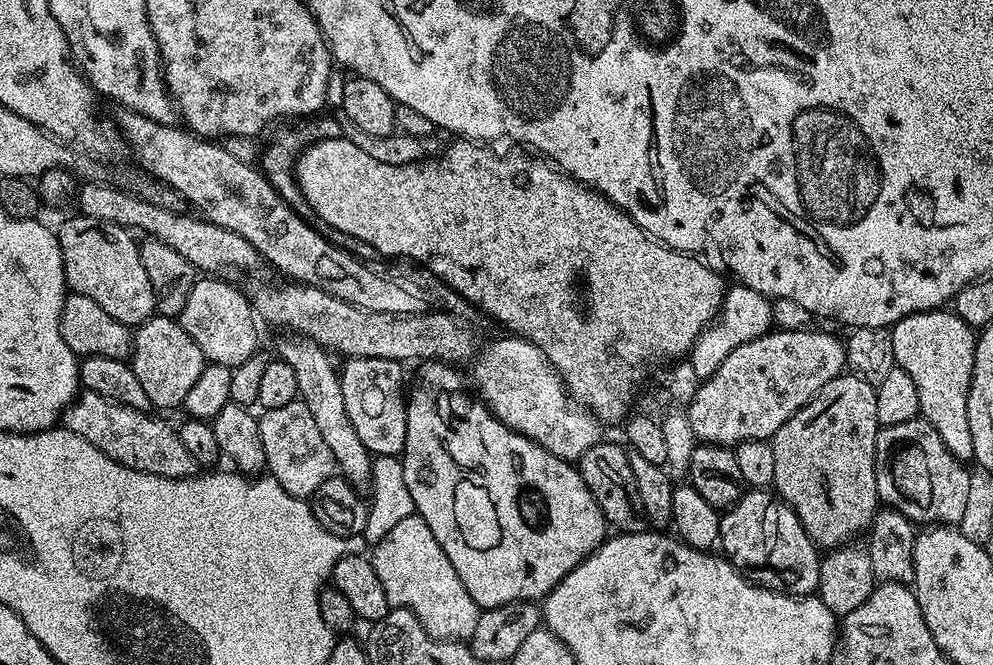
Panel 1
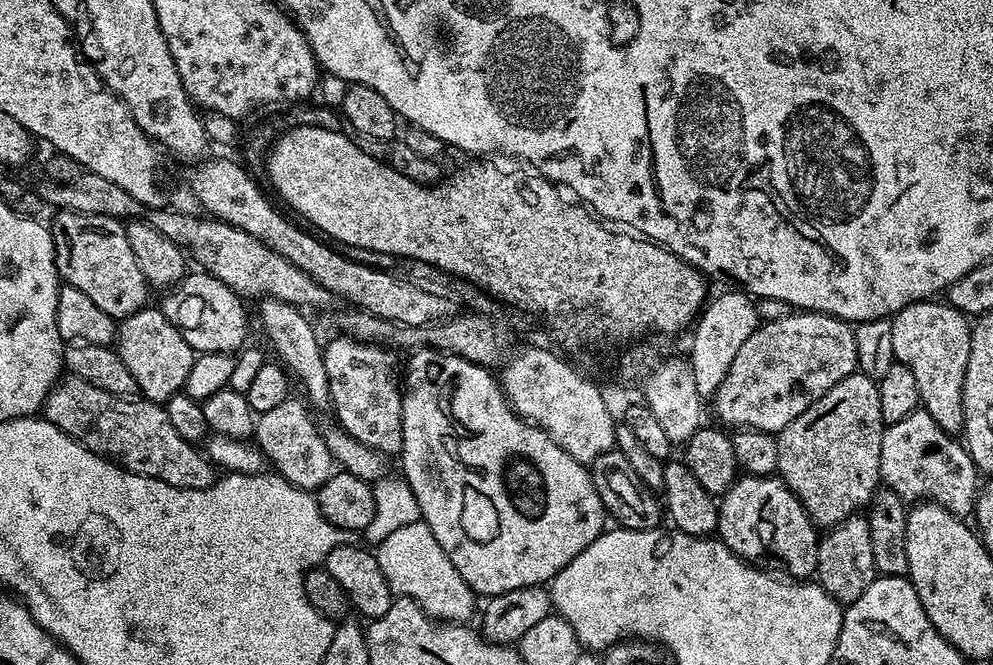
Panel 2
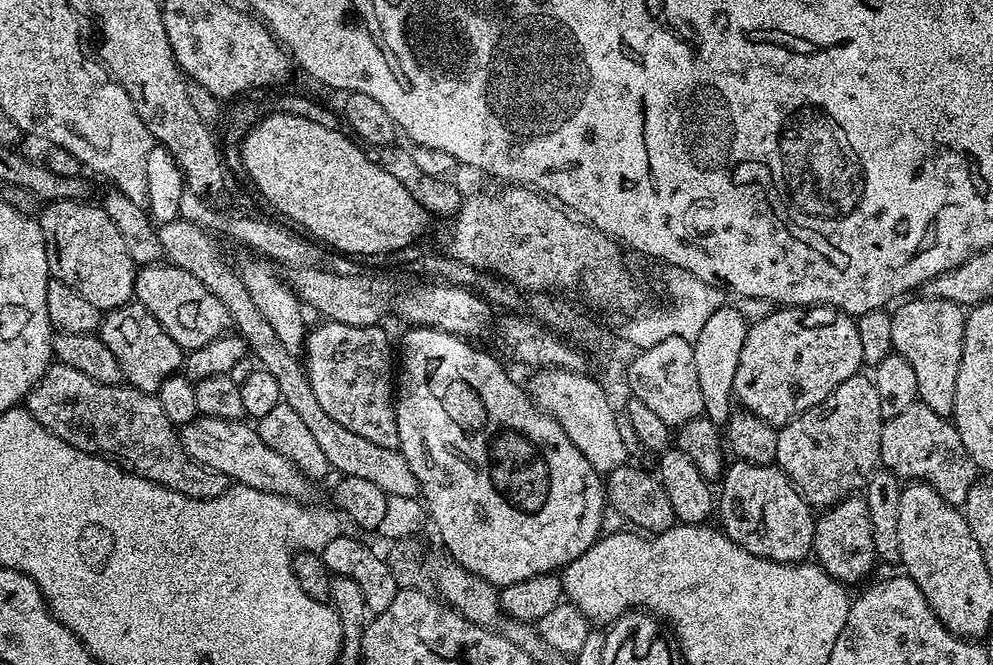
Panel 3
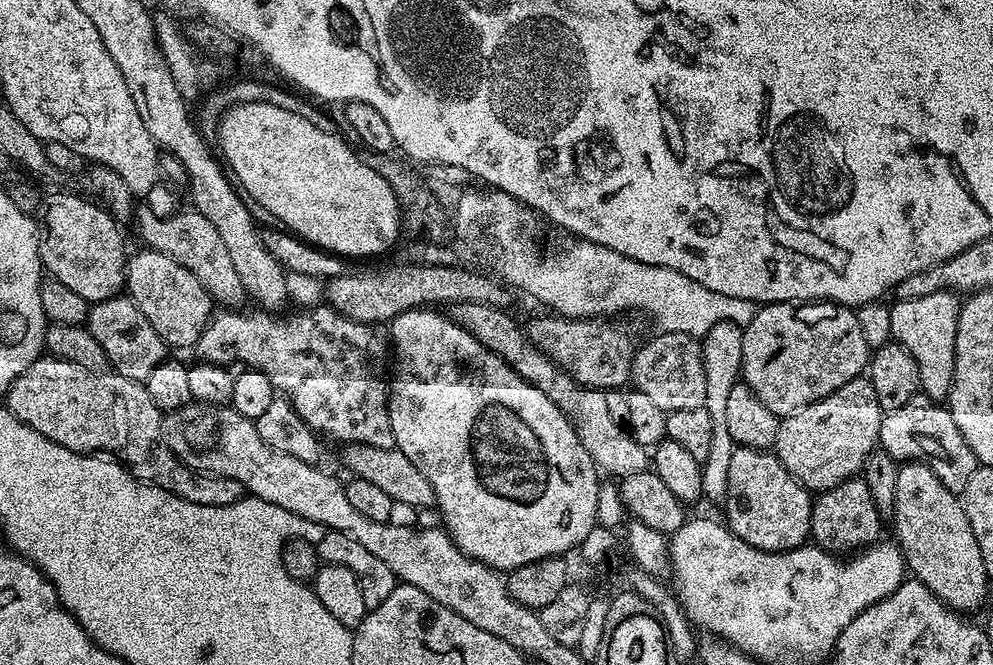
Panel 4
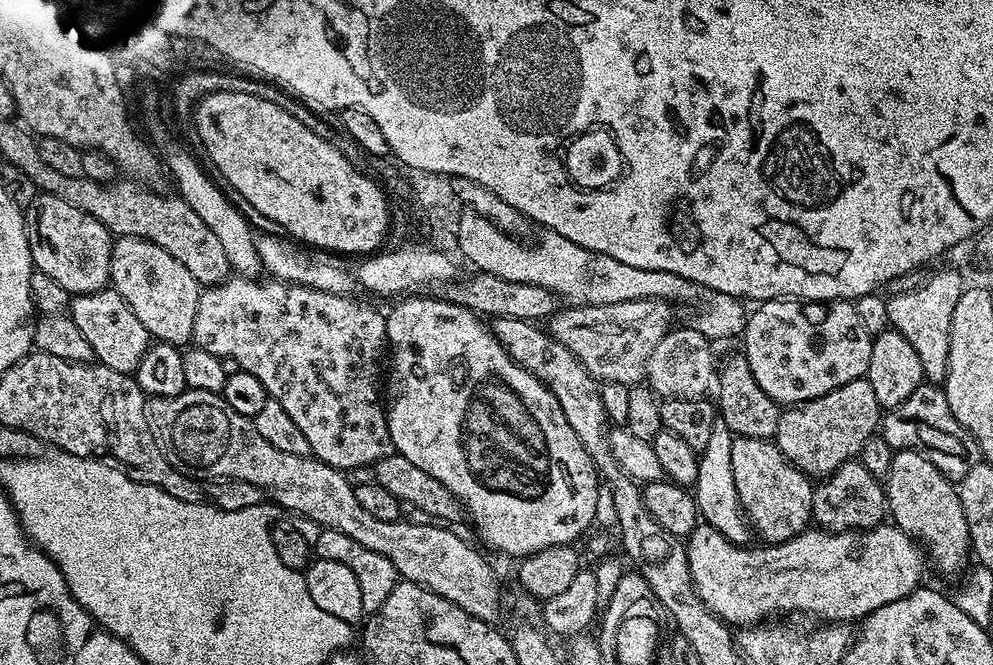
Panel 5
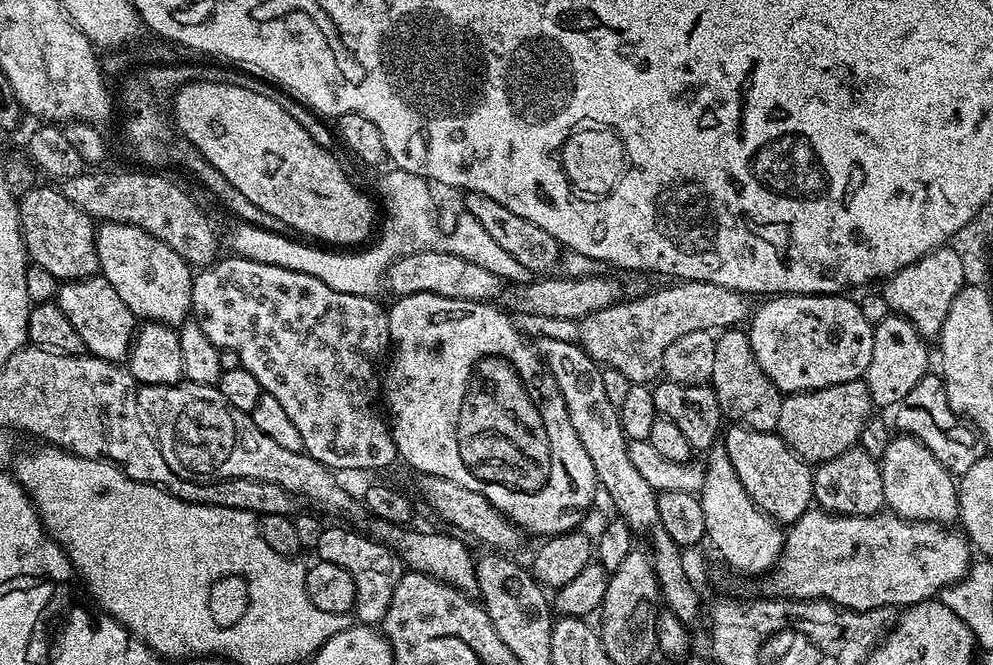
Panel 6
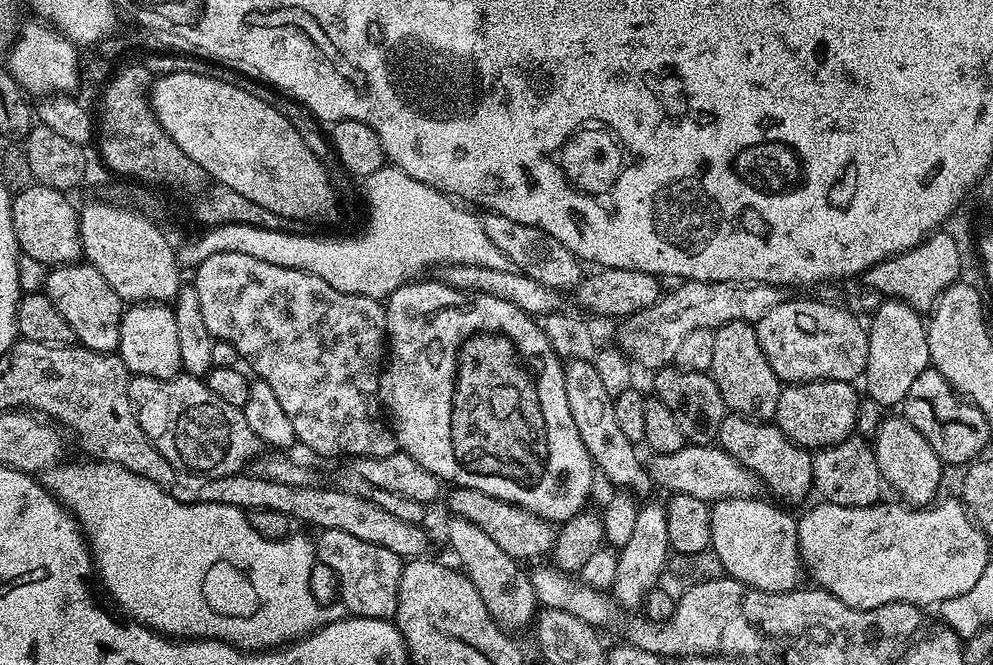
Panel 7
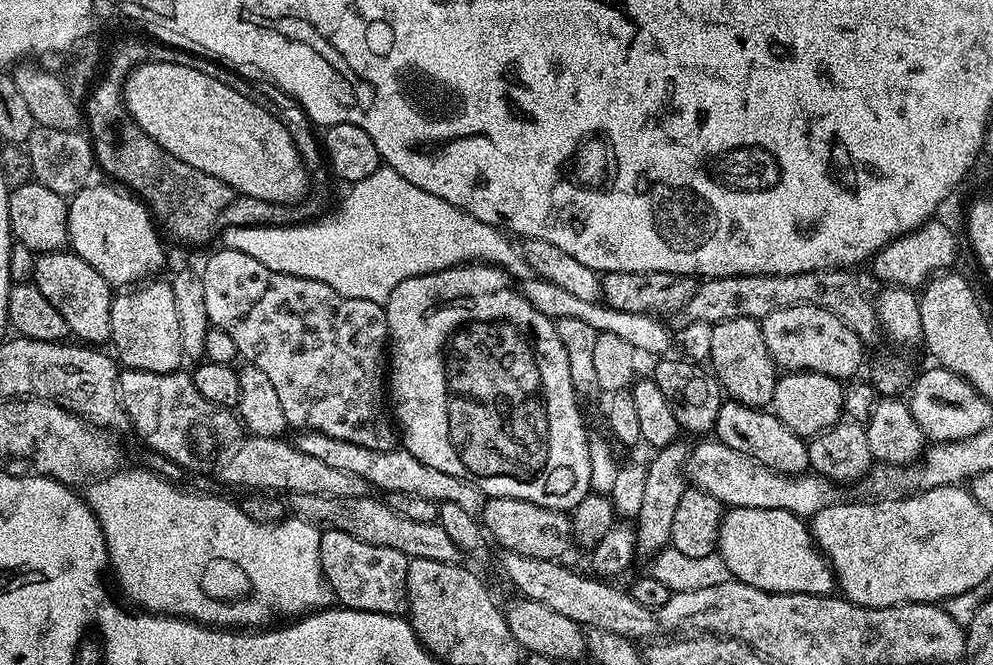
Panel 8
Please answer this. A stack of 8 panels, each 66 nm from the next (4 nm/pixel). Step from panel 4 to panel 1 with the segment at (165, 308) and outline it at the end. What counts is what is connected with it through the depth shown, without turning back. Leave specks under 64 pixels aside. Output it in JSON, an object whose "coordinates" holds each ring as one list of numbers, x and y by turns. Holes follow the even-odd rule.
{"coordinates":[[224,278,197,279,178,319,186,334,198,342,198,350,202,350,205,361,234,369,255,354,261,344,253,301,249,297,247,300,232,284,235,283]]}

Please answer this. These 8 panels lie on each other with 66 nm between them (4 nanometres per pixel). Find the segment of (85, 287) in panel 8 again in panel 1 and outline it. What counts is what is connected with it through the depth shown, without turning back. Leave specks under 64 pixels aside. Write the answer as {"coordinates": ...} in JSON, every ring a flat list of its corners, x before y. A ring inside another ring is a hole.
{"coordinates":[[154,314,135,329,130,363,152,408,160,410,158,408,179,409,183,405,186,394,190,394,194,382,198,382,206,361,202,350,198,350,198,342,186,334,179,319]]}

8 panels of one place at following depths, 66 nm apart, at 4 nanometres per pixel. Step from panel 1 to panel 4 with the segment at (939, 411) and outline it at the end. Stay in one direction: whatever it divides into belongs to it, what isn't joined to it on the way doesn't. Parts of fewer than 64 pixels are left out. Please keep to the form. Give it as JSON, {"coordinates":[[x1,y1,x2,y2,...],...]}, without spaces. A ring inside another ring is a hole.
{"coordinates":[[935,292,926,298,896,300,889,307,891,339,900,344,918,366,920,392,937,402,947,401,954,382,954,342,958,334,961,297,955,292]]}

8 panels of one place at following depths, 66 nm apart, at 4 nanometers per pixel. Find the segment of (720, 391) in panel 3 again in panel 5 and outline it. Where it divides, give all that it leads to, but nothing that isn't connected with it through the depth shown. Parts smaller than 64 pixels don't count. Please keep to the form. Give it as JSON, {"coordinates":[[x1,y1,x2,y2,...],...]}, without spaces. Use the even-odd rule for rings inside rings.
{"coordinates":[[716,417,713,432,709,437,709,445,699,455,698,478,692,485,692,493,696,500,696,508,701,519,718,530,728,541,734,541,741,546,749,543,752,536,751,527,745,521,734,483,734,472,731,469,731,447,735,437,725,420]]}

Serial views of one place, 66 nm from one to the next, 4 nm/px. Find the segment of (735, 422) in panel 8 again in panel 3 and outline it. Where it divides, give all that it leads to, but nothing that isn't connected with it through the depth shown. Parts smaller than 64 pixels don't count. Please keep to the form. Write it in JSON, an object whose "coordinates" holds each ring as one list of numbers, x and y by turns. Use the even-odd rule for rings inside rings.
{"coordinates":[[733,459,718,484,718,516,719,512,719,527,742,550,758,558,798,564,812,556,816,516,802,493,776,464]]}

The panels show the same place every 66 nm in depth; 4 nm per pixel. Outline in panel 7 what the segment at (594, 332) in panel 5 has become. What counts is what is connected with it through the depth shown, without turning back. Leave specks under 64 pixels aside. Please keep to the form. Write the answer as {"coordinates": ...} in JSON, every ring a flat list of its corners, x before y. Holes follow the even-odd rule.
{"coordinates":[[686,280,677,283,673,292,661,295,654,306,627,317,620,328,618,346,633,361,644,368,659,370,669,367,682,346,682,338,693,330,715,330,726,326,726,322,757,324,774,306,786,299,786,292,779,284,754,284,731,280,730,282,706,282]]}

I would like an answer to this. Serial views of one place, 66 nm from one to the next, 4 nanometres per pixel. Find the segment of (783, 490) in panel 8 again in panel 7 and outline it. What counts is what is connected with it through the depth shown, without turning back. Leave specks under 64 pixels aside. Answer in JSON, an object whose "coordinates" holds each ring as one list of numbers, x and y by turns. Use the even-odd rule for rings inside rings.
{"coordinates":[[686,444,681,453,672,453,663,459,661,482,673,493,684,492,709,504,754,500,764,485,752,468,738,462,719,445]]}

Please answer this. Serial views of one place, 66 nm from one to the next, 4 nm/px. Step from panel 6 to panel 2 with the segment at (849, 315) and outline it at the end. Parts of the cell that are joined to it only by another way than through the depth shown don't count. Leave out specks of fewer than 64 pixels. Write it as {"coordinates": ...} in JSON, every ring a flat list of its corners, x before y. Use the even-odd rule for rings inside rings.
{"coordinates":[[793,311,786,318,765,320,742,342,742,350,734,354,734,362,730,362,726,378,722,378,722,386,718,386,714,403,716,416,721,425,732,430,753,428,759,432,779,434,798,414,802,414,826,390,830,390,842,378,857,371,857,350,853,325,847,320,839,320,837,316,827,316,825,312]]}

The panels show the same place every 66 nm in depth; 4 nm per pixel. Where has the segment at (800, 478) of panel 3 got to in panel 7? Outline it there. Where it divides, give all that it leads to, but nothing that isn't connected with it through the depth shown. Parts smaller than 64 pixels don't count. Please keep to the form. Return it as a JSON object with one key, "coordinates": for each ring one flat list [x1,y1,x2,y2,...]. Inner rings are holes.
{"coordinates":[[815,380,805,384,789,384,781,387,778,398,778,410,776,411,775,425,782,430,795,444,801,444,809,450,828,448,831,444,837,444,839,440,847,440,853,435,856,427,856,408,859,406,862,396,857,385,847,380]]}

